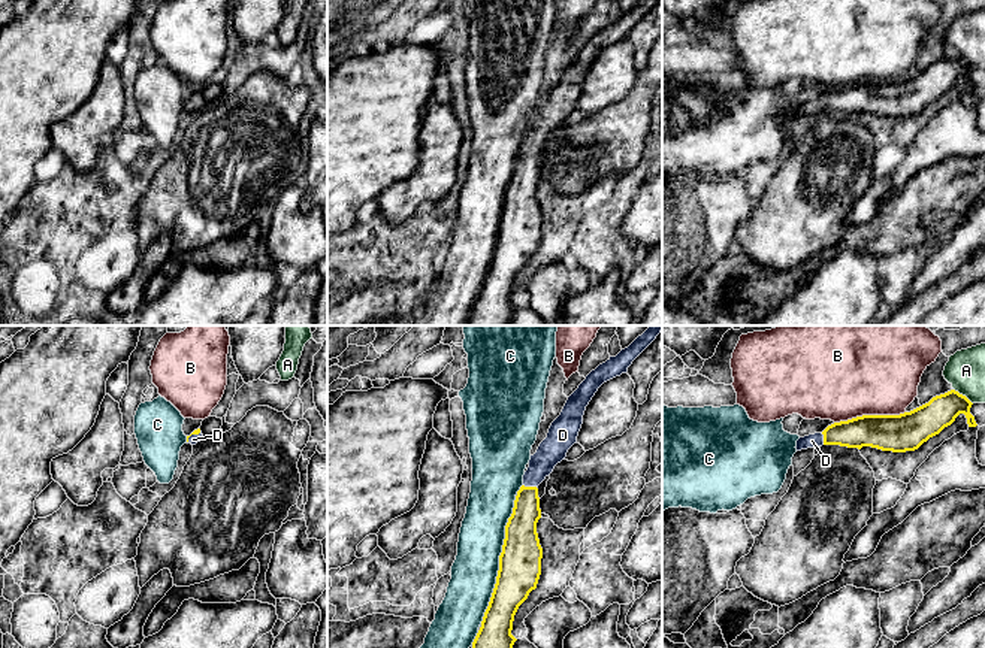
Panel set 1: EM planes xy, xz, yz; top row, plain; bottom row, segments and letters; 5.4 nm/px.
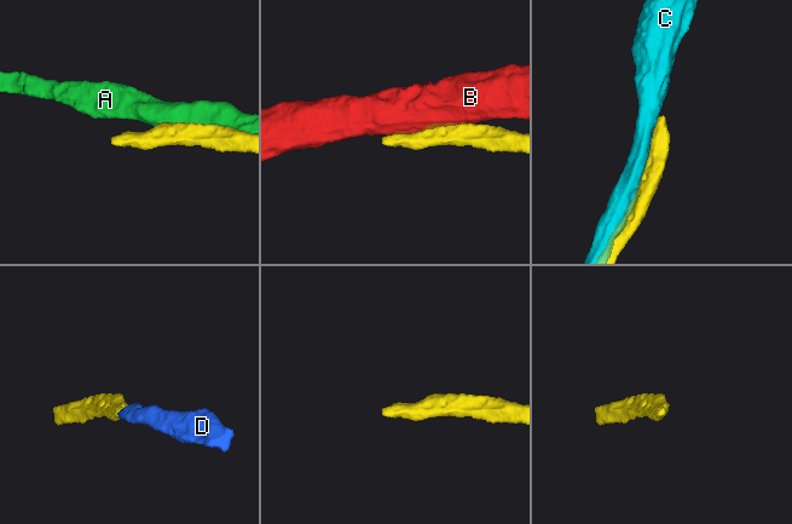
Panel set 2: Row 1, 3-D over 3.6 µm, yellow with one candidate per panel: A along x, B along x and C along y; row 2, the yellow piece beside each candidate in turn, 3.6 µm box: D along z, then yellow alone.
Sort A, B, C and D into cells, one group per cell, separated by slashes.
A / B C / D

